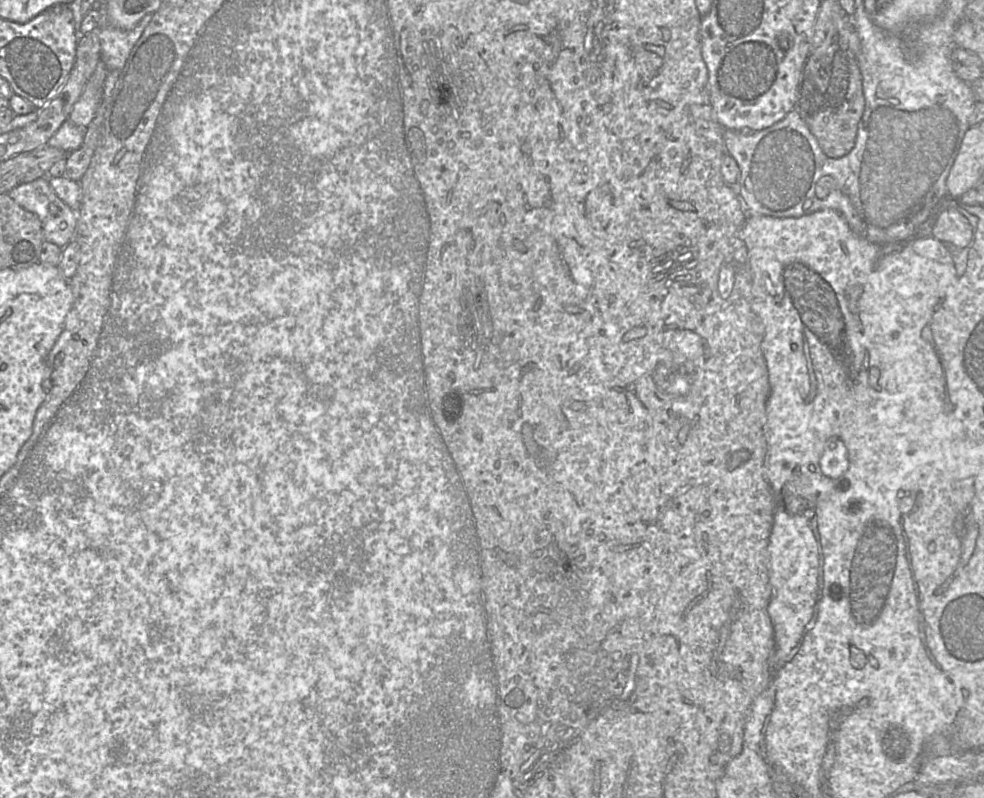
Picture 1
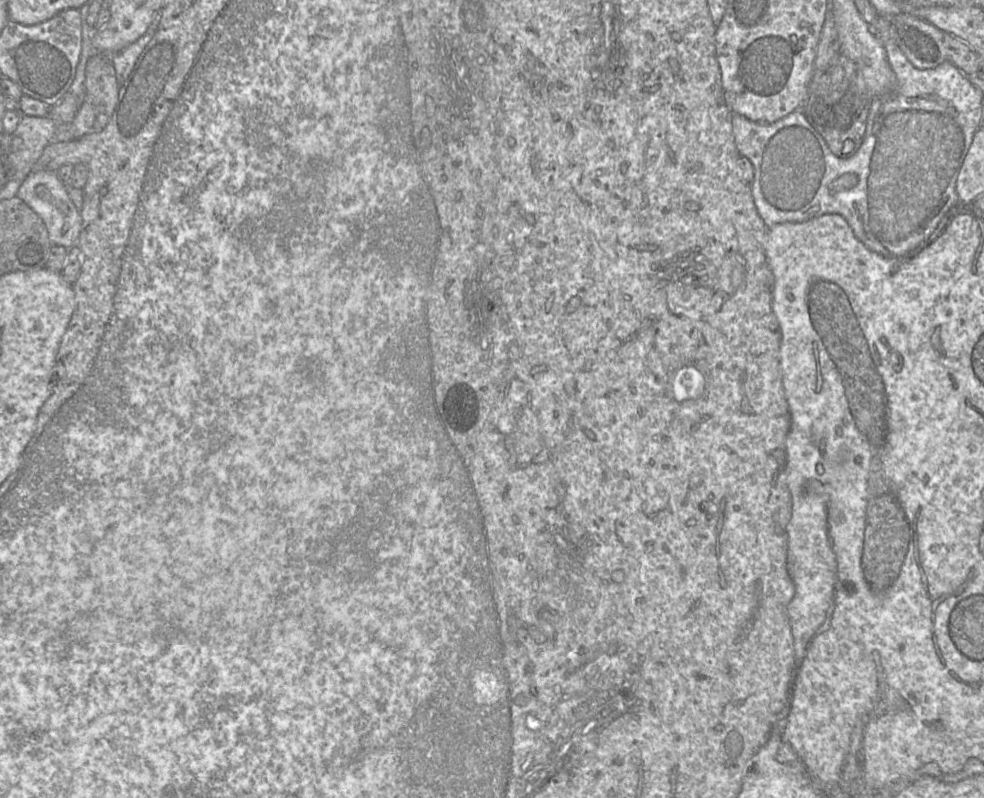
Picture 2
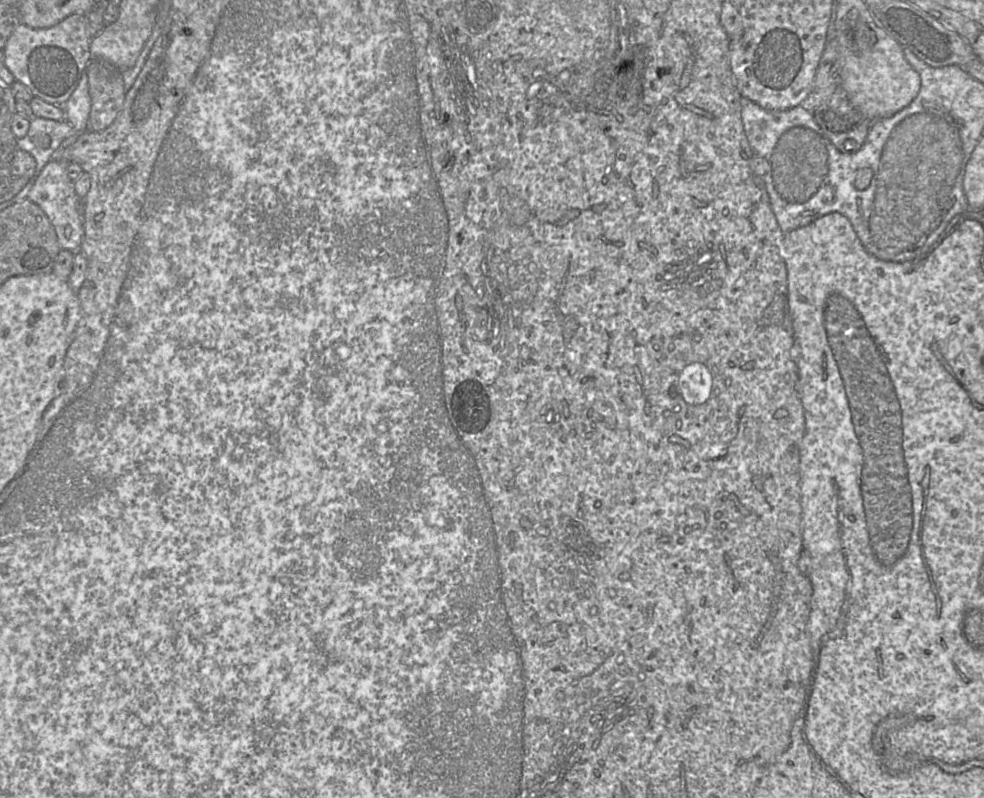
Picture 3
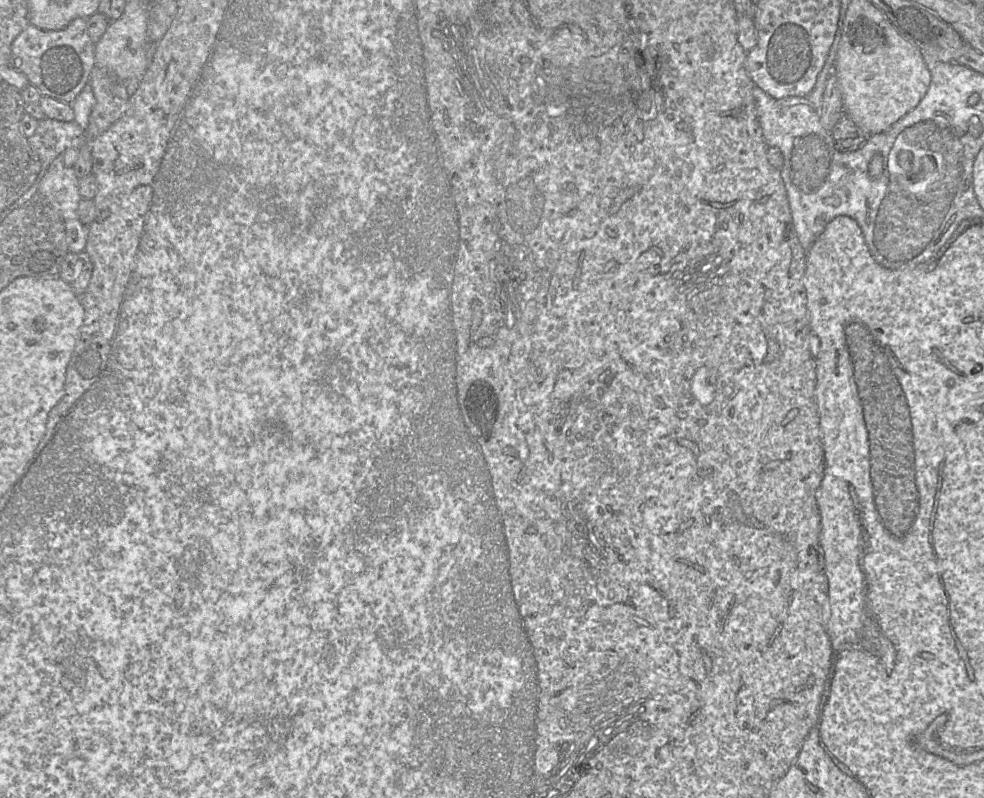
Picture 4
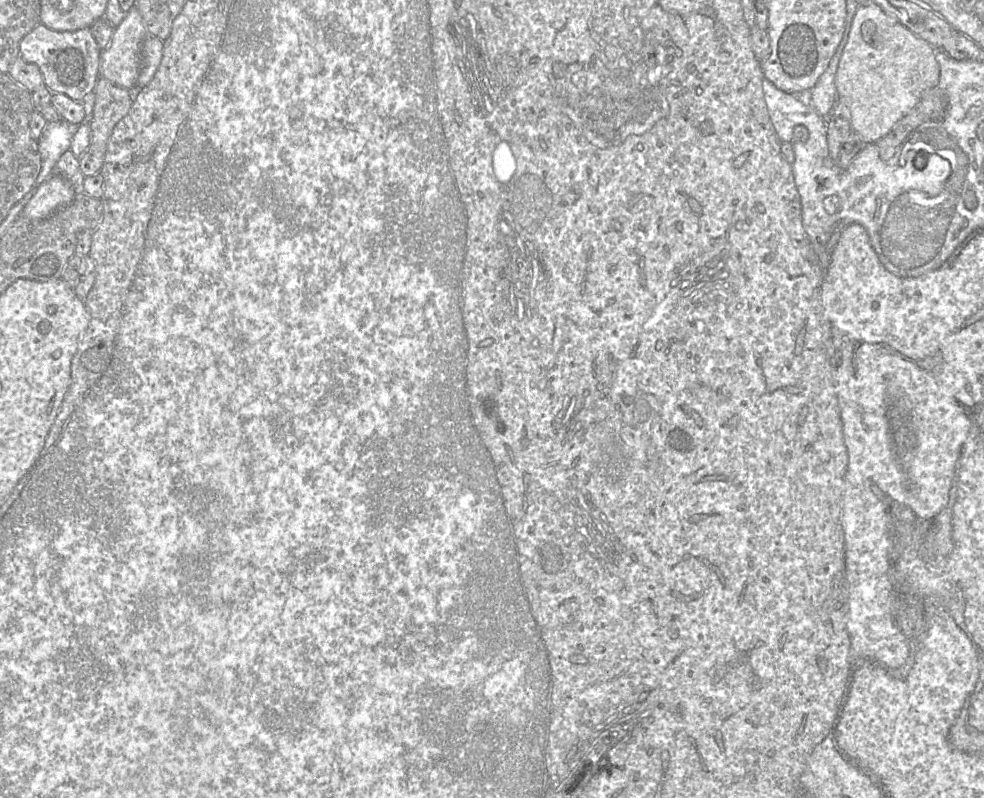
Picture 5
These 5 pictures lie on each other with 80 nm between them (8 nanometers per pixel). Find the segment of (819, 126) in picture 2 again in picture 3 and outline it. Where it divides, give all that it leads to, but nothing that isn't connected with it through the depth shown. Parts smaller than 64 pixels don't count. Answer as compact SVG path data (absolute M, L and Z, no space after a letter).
M839 86L812 114L831 143L841 152L852 153L861 148L871 123L851 104Z

